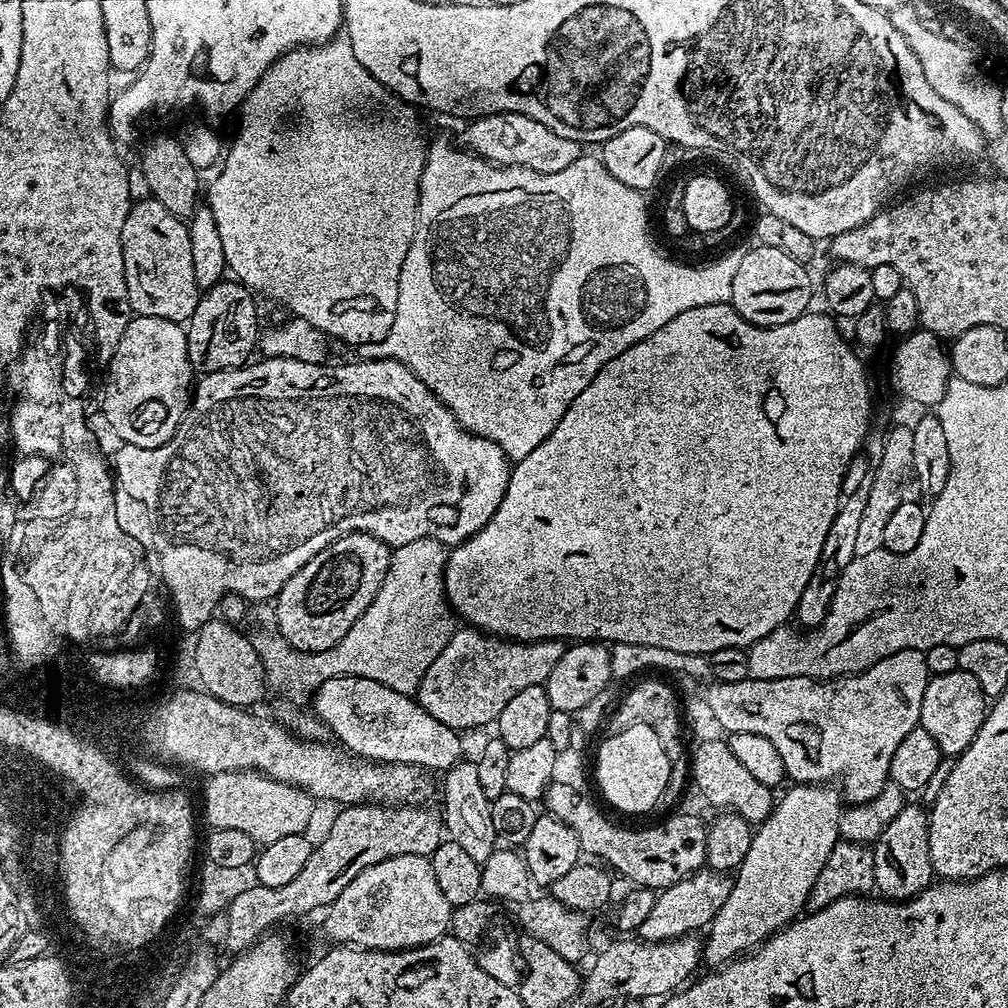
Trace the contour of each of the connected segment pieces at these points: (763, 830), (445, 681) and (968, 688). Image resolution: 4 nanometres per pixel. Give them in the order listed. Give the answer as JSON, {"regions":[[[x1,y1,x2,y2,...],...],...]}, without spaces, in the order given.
{"regions":[[[793,783,791,787,781,800,779,797,773,803,772,813,753,831,750,848,740,867,734,872,729,897,706,928,708,940,706,936,702,944,702,960,705,965,727,964,729,960,751,952,753,948,769,940,775,932,797,919,805,911,814,880,826,866,826,860,835,844,842,839,839,830,841,793,835,787,824,784]],[[471,626,457,627,450,642,442,646,442,654,430,662,430,670,426,670,422,682,416,687,415,699,419,700,431,716,438,718,438,722,451,728,465,730,464,728,480,728,483,724,491,725,498,714,502,714,506,702,518,694,518,690,526,690,526,686,538,686,550,678,550,670,558,666,558,658,562,658,565,647,565,641,562,640,513,642]],[[957,670,932,676,926,686,926,694,922,694,919,727,924,728,934,742,938,742,941,757,955,758,968,749,970,742,974,742,989,707,989,697,984,695,982,686,978,686,971,674]]]}

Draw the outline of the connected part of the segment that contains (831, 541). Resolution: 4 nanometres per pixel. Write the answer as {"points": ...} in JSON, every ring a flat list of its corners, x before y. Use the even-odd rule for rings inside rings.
{"points":[[862,460,859,461,859,464,861,463,860,473,857,474,856,481,853,484,851,481,850,487,840,497,837,520,832,523,830,530,826,533,826,542,822,542,822,554,818,558,818,566,814,566,814,574,810,574,810,582,806,582,806,590,802,590,802,598,794,613,795,623,800,623,801,629,815,630,820,627,830,610,834,590,838,590,838,578,842,574,842,570,846,570,850,566,850,562,856,559,854,552,856,530,860,529,862,510,865,509,867,496,870,494,874,469,872,460]]}

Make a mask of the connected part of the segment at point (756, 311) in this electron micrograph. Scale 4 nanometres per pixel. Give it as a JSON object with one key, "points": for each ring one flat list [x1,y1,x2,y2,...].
{"points":[[752,246,752,249,736,261,734,270,734,286,730,289,732,308,746,322,757,324,760,328,777,328,786,322,794,322,799,316,809,311,812,300,812,280,808,277,809,269,799,264,790,254,782,254,782,250,774,250,774,246]]}

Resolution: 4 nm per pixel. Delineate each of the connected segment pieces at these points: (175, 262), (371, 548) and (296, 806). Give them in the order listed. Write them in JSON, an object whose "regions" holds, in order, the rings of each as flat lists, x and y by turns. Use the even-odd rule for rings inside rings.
{"regions":[[[145,198,133,203,126,222,122,224,122,262,126,274,126,290,130,290,130,306,135,315,186,322,194,314,202,289,194,280,194,257,190,254,188,225,181,217,170,214,162,202]],[[347,532,345,536,337,536,335,542,326,546,306,566,296,571,282,586,282,590,274,597,274,628,280,633,291,648,299,652,321,652,330,650,342,638,346,638,346,630,358,622,358,618,374,602,374,594,382,586,382,578,390,566,392,549,365,532]],[[251,770,220,772,217,776,211,777,210,783,212,785,204,792,204,816,209,820,212,828,242,830,250,834,250,838,254,838,260,846,277,842,278,839,285,838,287,835,298,835,309,831,308,823,312,820,314,801,302,788,293,788,290,784,271,780,269,776]]]}

